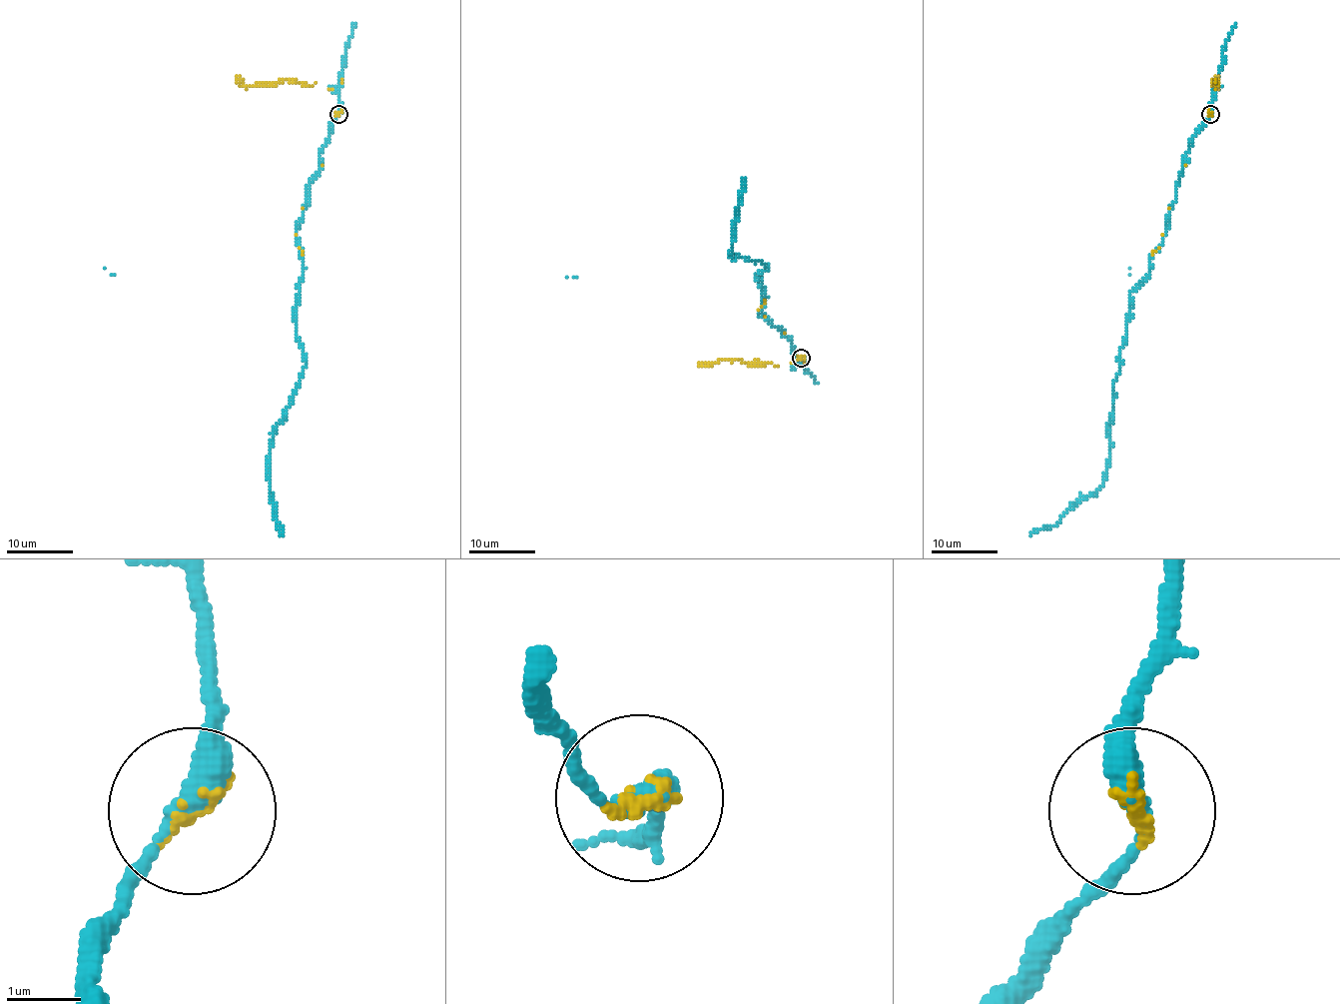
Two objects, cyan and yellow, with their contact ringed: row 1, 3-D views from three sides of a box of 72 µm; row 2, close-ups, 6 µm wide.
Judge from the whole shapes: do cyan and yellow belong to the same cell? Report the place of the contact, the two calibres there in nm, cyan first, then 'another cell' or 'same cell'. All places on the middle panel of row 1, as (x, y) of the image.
(801, 358) | 320/130 nm | same cell

